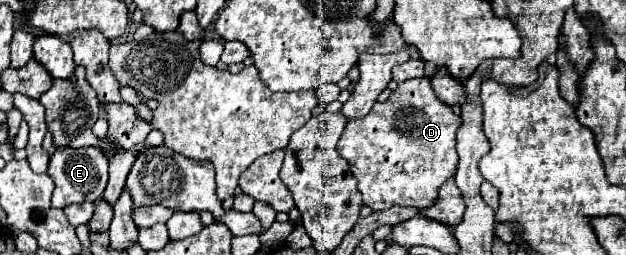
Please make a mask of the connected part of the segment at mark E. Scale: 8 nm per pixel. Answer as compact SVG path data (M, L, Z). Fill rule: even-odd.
M58 147L50 157L48 175L52 177L56 189L52 193L52 205L62 209L72 203L96 201L102 197L108 183L108 157L100 147Z

